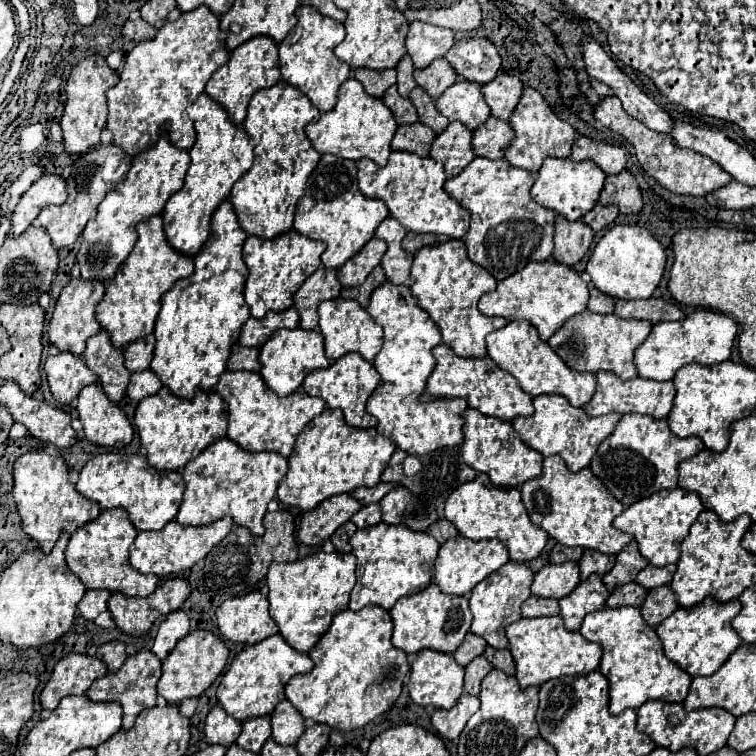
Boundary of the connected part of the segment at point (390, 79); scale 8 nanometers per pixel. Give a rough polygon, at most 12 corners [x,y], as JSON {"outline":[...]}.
{"outline":[[356,69],[354,79],[372,97],[396,83],[396,69]]}

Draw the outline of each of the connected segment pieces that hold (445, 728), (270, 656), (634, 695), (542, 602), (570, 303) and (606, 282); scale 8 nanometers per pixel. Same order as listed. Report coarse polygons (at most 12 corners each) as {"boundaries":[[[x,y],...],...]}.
{"boundaries":[[[464,693],[450,711],[436,709],[432,725],[456,739],[478,711],[480,699]],[[280,635],[242,649],[218,685],[238,721],[270,715],[312,659]],[[604,607],[580,633],[602,645],[612,715],[682,703],[692,677],[640,609]],[[532,595],[522,605],[524,617],[558,615],[558,601]],[[542,261],[482,295],[488,317],[526,319],[548,341],[588,305],[568,265]],[[614,225],[586,271],[614,299],[650,299],[666,251],[648,229]]]}

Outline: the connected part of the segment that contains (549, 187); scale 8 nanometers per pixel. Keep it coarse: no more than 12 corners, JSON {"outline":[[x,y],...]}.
{"outline":[[544,159],[532,197],[568,221],[598,203],[594,163]]}

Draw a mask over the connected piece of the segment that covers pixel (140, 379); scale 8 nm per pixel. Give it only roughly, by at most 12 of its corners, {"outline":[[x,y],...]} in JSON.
{"outline":[[148,369],[132,373],[128,397],[134,403],[156,395],[160,379]]}

